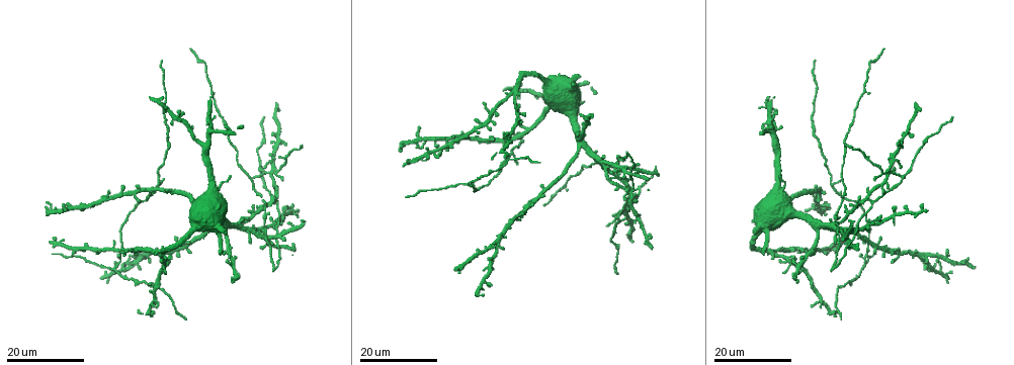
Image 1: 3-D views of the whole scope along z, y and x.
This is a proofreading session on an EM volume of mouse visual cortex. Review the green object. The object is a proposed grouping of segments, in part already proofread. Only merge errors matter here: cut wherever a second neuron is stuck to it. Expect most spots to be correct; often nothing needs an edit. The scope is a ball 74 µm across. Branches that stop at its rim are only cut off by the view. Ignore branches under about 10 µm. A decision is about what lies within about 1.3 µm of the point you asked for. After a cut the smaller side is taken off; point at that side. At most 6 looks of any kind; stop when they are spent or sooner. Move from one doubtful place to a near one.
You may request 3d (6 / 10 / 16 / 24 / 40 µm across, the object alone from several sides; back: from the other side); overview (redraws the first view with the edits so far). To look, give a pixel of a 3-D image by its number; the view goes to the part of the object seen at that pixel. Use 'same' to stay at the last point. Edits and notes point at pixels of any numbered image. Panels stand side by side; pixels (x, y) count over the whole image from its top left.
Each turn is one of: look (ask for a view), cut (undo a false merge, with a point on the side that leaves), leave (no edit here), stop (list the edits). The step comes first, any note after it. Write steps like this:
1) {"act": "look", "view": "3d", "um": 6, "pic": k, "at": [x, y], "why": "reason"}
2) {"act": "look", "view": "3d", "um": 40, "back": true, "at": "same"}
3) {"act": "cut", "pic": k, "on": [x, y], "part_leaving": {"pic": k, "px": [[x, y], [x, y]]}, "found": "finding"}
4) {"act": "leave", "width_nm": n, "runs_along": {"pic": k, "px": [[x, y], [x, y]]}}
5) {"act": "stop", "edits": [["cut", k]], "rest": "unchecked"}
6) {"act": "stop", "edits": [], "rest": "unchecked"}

{"act": "look", "view": "3d", "um": 16, "pic": 1, "at": [870, 204], "why": "small branch off a trunk"}

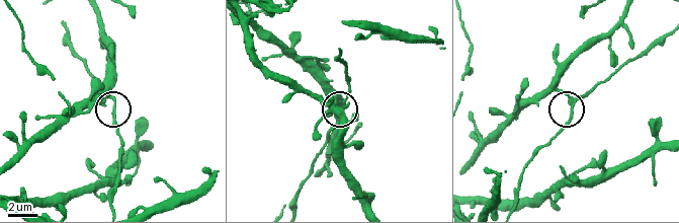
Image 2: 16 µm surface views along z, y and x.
{"act": "look", "view": "3d", "um": 6, "pic": 2, "at": [113, 106]}

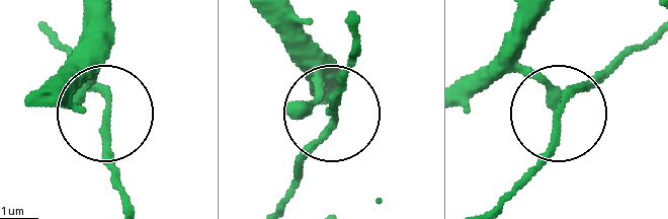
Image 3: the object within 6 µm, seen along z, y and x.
{"act": "leave", "width_nm": 150, "found": "all the same neuron"}

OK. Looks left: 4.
{"act": "look", "view": "3d", "um": 24, "pic": 1, "at": [271, 172], "why": "four or more arms meet"}

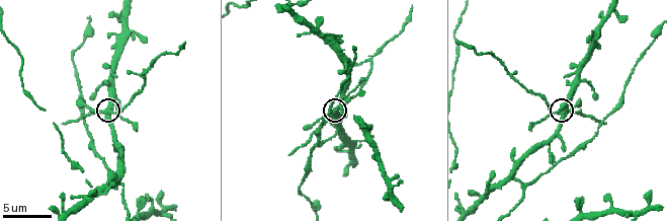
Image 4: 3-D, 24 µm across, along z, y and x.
{"act": "look", "view": "3d", "um": 6, "pic": 4, "at": [558, 112], "why": "closer look"}

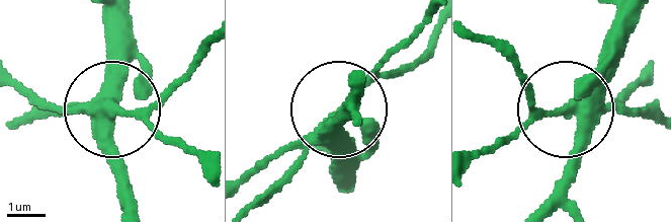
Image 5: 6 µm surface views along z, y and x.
{"act": "cut", "pic": 5, "on": [285, 171], "width_nm": 360, "part_leaving": {"pic": 5, "px": [[103, 110], [148, 104], [206, 53]]}, "found": "a second neuron is stuck on"}

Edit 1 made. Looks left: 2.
{"act": "stop", "edits": [["cut", 5]], "rest": "unchecked"}

